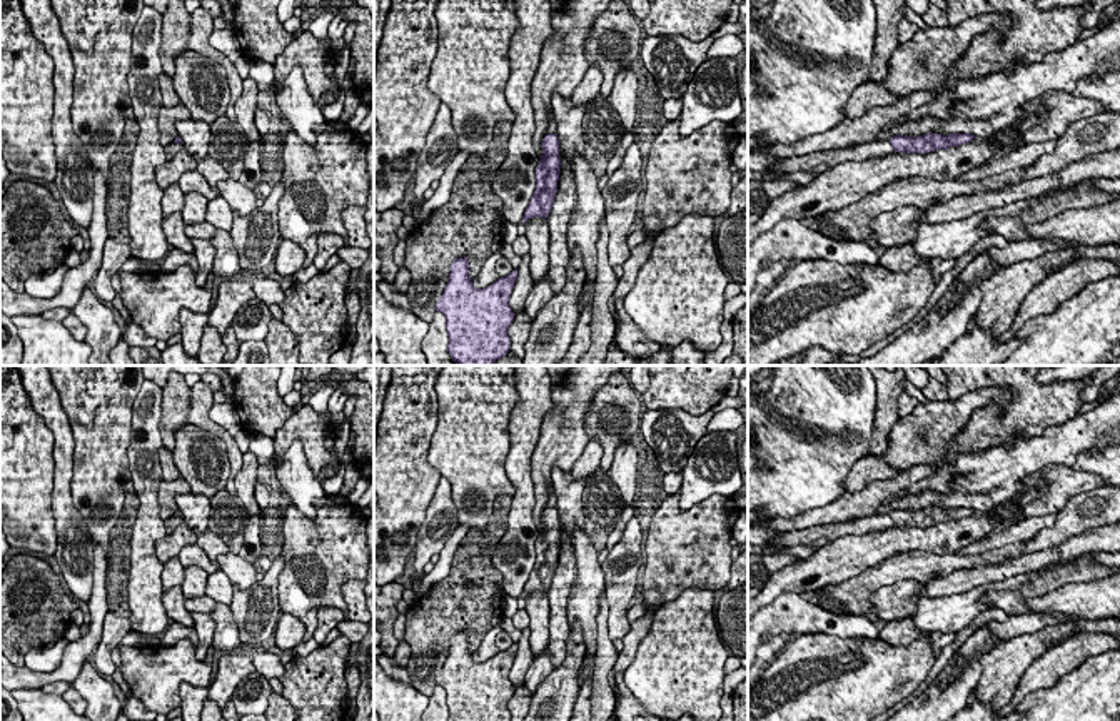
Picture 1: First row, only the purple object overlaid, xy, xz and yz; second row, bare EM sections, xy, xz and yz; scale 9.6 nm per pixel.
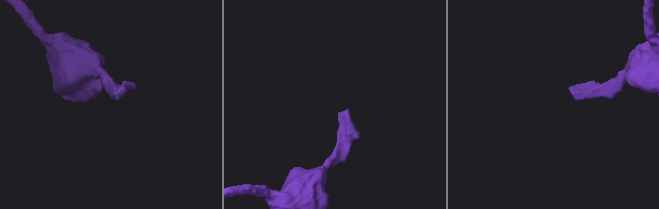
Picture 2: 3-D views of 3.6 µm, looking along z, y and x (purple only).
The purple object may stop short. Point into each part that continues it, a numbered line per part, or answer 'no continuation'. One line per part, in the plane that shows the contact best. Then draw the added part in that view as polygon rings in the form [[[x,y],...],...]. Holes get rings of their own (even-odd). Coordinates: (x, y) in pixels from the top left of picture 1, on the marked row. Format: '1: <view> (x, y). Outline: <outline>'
1: yz (815, 162). Outline: [[[890,140],[860,144],[850,149],[833,149],[823,152],[811,152],[801,157],[779,159],[778,162],[769,165],[769,170],[774,175],[793,174],[793,172],[810,172],[821,174],[830,167],[835,167],[843,162],[860,162],[875,157],[885,157],[895,154],[896,150],[890,144]]]

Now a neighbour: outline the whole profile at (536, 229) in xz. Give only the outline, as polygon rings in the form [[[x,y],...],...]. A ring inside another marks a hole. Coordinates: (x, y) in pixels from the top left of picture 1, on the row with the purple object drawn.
[[[532,217],[526,224],[526,239],[529,240],[529,272],[539,282],[549,270],[549,225],[547,219]]]

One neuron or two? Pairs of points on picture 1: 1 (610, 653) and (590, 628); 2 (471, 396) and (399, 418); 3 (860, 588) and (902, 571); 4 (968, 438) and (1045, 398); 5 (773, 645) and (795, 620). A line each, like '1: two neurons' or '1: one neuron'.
1: two neurons
2: two neurons
3: one neuron
4: one neuron
5: two neurons

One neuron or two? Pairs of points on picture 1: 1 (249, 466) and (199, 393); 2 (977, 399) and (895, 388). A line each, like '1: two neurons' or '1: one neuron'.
1: two neurons
2: two neurons

